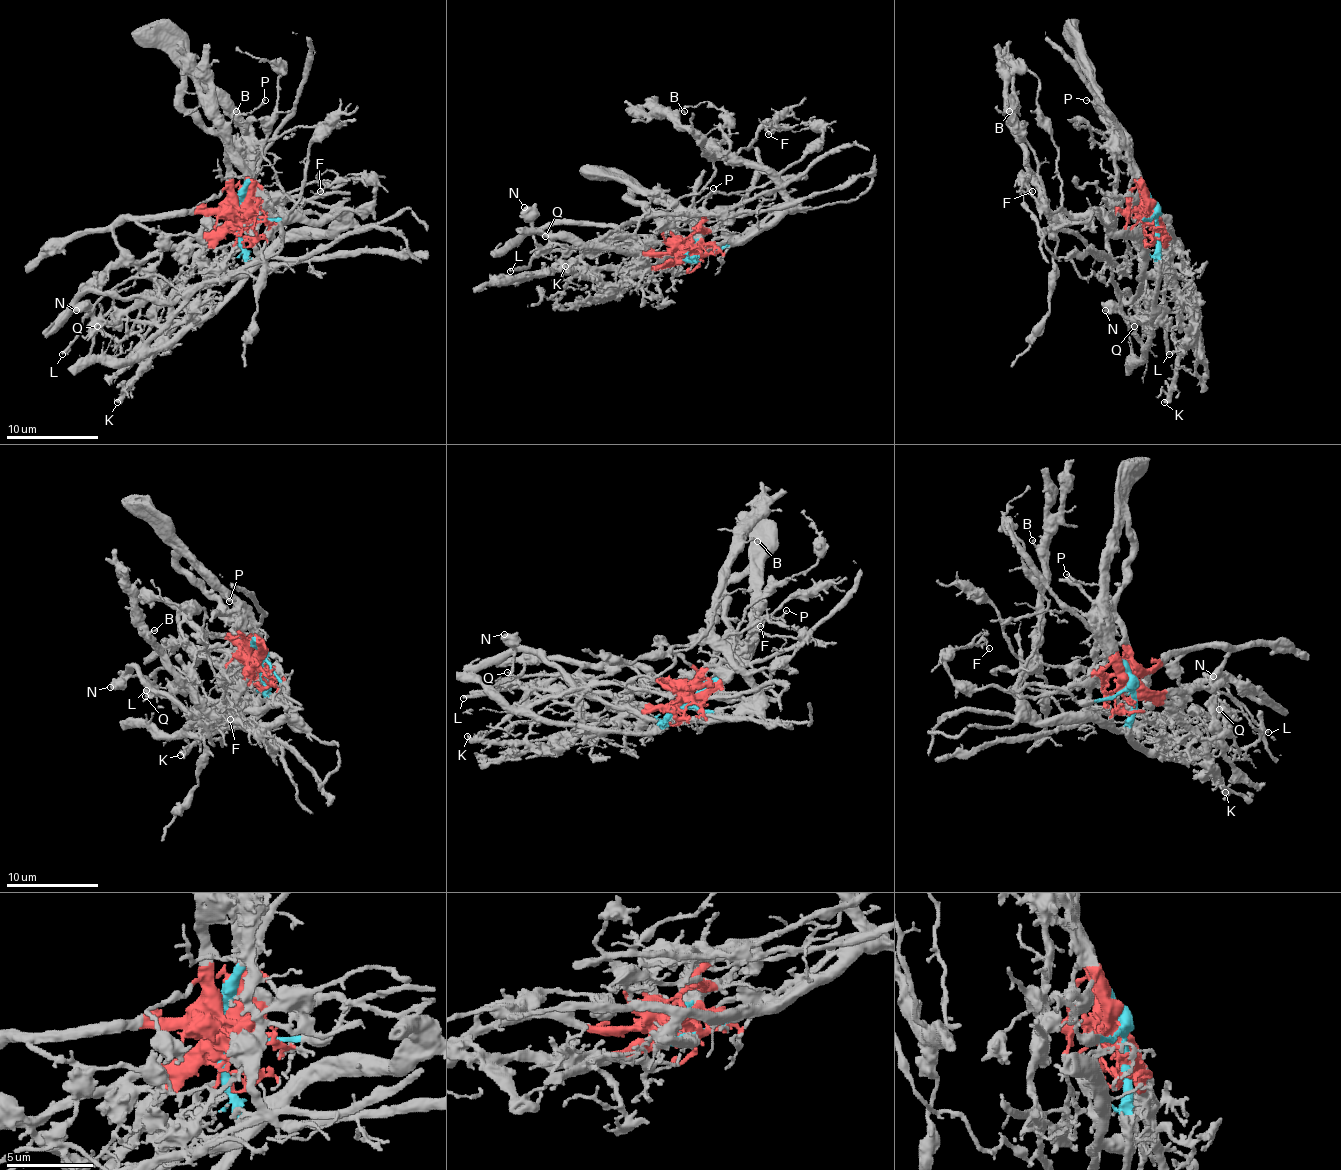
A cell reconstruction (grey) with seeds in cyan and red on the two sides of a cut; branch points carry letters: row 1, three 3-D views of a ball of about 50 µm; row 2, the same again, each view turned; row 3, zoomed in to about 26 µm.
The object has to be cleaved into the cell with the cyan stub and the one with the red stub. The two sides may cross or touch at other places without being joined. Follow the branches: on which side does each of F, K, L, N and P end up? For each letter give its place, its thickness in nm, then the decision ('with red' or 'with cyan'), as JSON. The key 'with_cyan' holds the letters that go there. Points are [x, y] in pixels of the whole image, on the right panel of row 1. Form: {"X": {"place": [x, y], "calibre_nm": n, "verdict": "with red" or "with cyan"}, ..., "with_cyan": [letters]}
{"F": {"place": [1032, 191], "calibre_nm": 150, "verdict": "with cyan"}, "K": {"place": [1164, 402], "calibre_nm": 420, "verdict": "with red"}, "L": {"place": [1169, 354], "calibre_nm": 260, "verdict": "with cyan"}, "N": {"place": [1105, 310], "calibre_nm": 650, "verdict": "with cyan"}, "P": {"place": [1086, 100], "calibre_nm": 160, "verdict": "with red"}, "with_cyan": ["F", "L", "N"]}

